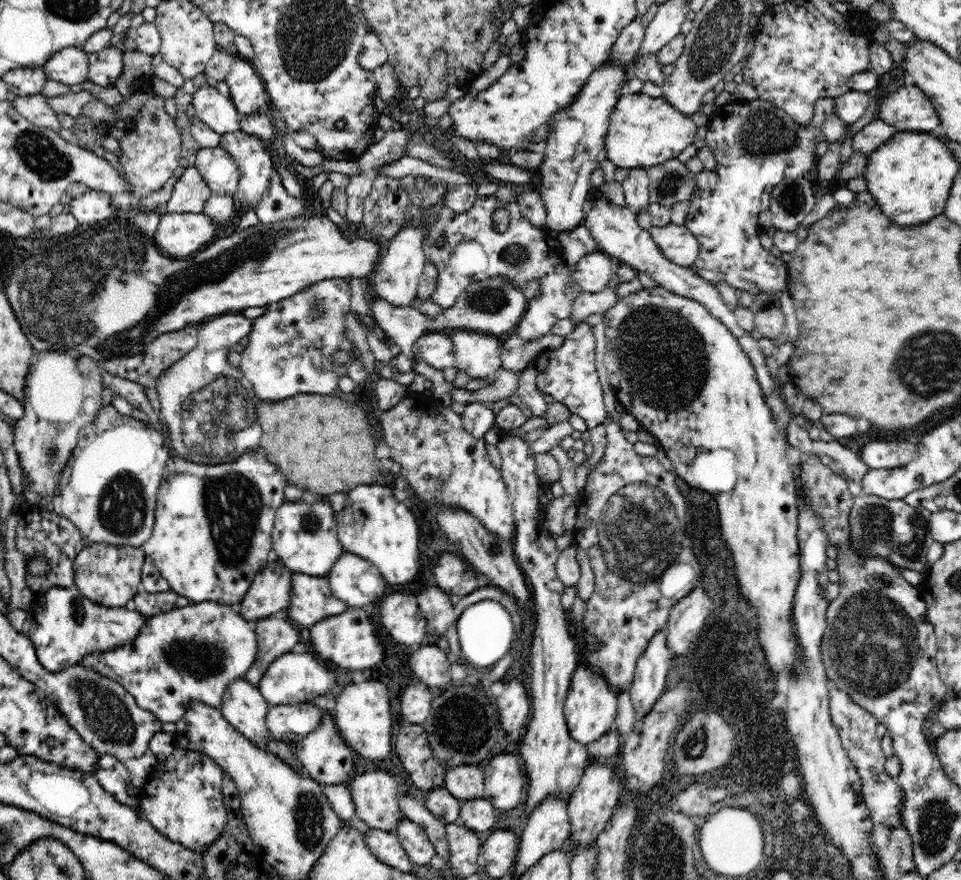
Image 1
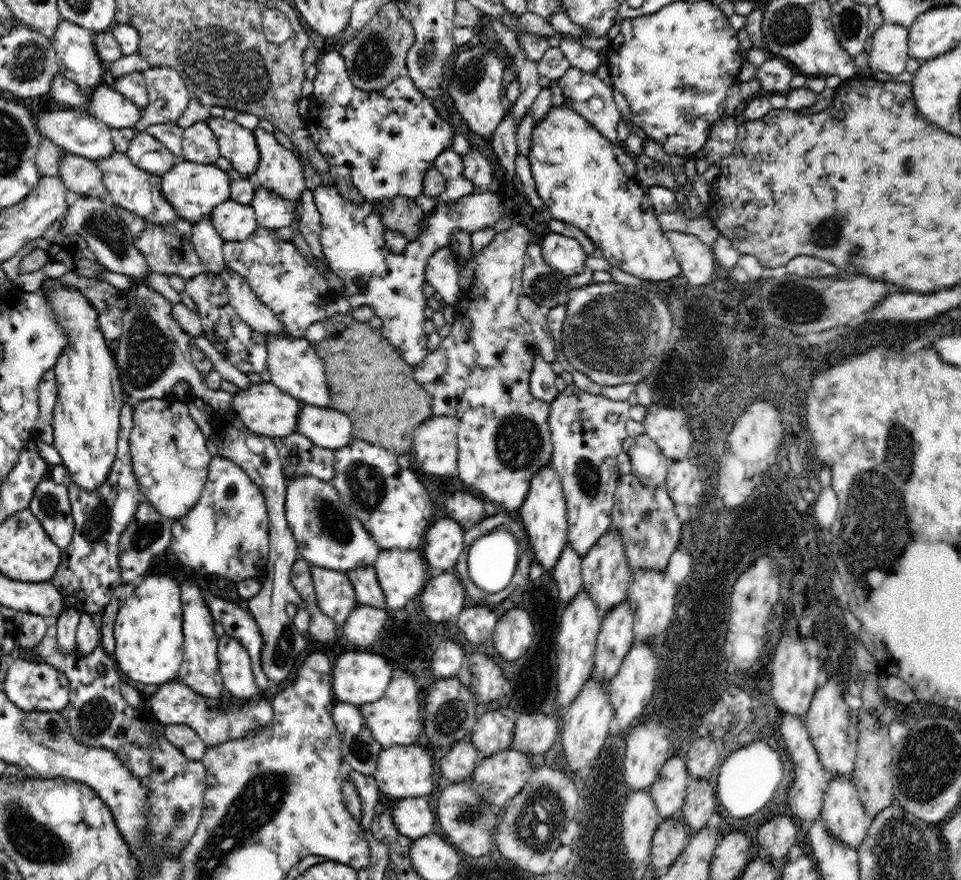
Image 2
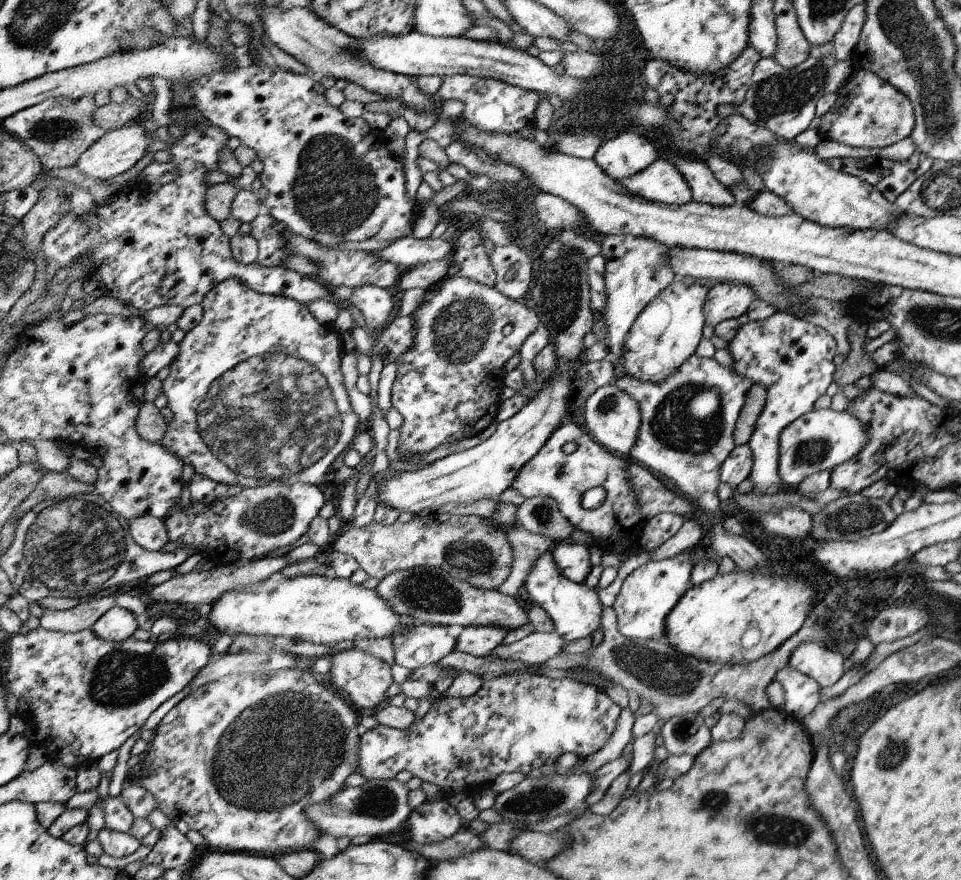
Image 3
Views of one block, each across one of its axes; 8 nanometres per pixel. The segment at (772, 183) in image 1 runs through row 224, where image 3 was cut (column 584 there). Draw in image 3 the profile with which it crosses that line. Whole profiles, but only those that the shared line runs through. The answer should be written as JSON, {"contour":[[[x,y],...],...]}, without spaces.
{"contour":[[[523,672],[523,674],[505,674],[499,678],[493,678],[489,682],[483,682],[483,686],[469,698],[447,698],[447,696],[439,696],[431,708],[427,710],[427,714],[423,718],[417,718],[407,730],[397,730],[397,728],[387,728],[387,726],[375,726],[371,730],[367,730],[361,738],[359,738],[359,752],[357,752],[357,766],[355,766],[355,774],[361,774],[365,780],[395,780],[395,776],[399,772],[411,772],[413,778],[419,778],[421,782],[429,782],[435,784],[441,790],[441,796],[451,796],[457,792],[467,792],[467,794],[475,794],[481,786],[493,784],[493,780],[501,774],[501,772],[521,772],[521,774],[529,774],[533,768],[541,768],[543,764],[557,764],[557,758],[565,752],[575,752],[577,758],[585,758],[593,752],[597,752],[599,748],[605,746],[605,742],[609,740],[611,732],[615,730],[615,722],[619,718],[621,708],[605,694],[599,692],[593,686],[585,686],[579,684],[575,680],[569,678],[561,678],[561,680],[551,680],[533,672]]]}

